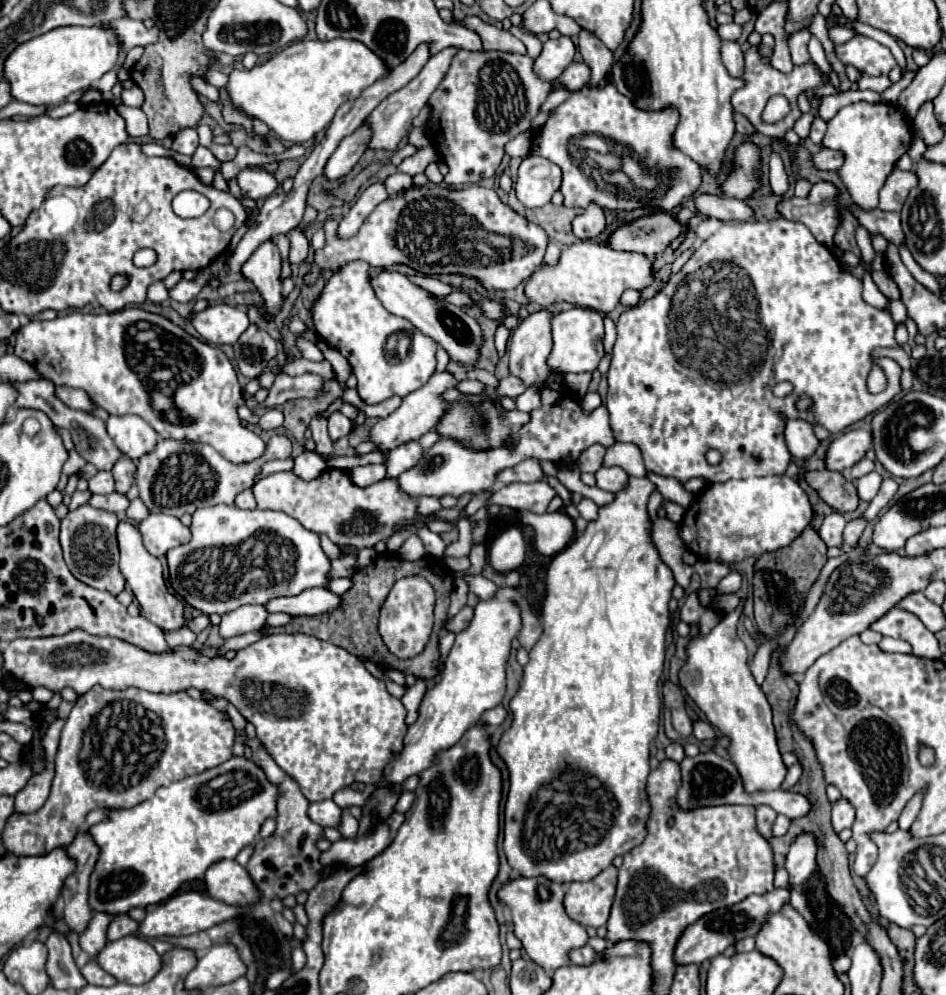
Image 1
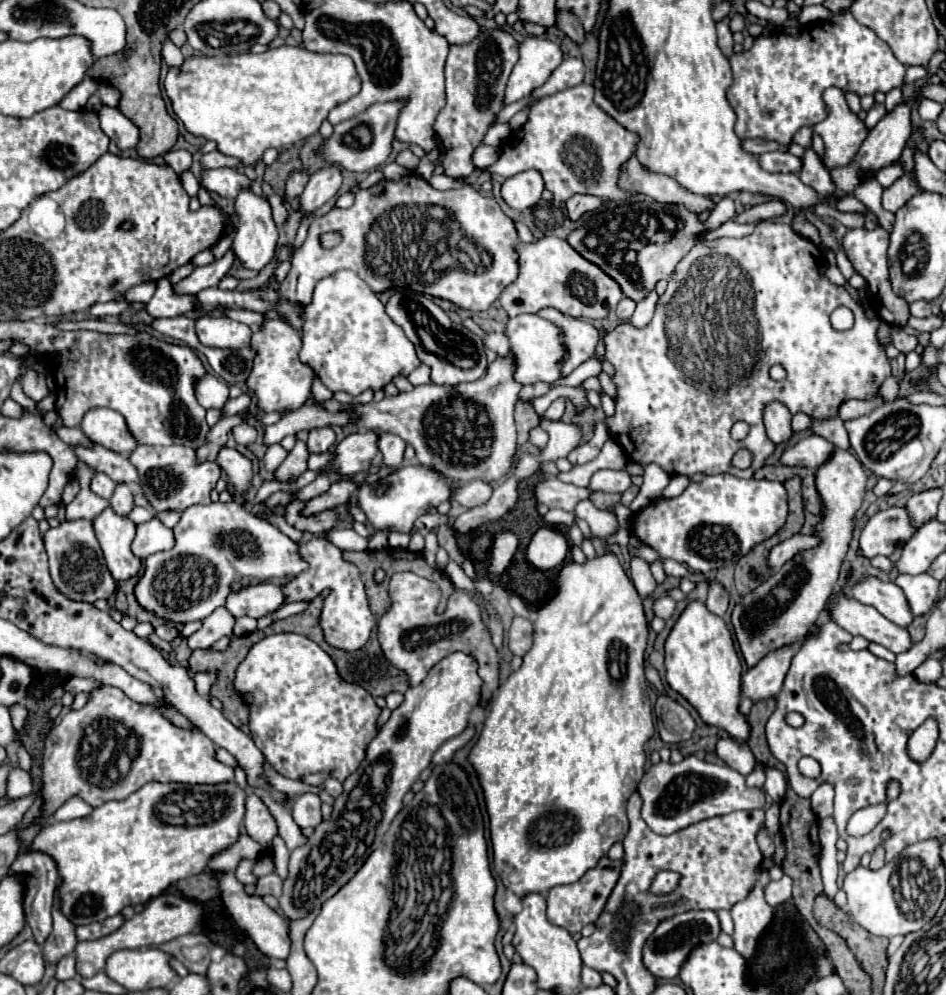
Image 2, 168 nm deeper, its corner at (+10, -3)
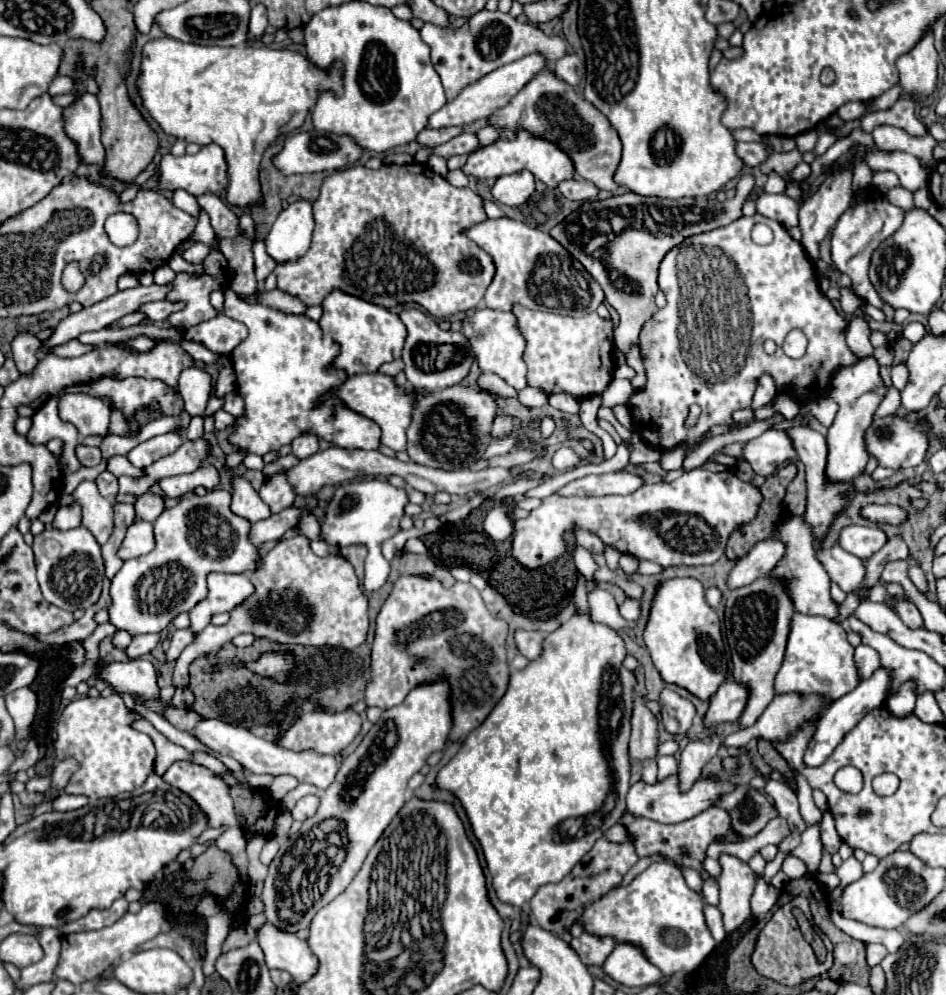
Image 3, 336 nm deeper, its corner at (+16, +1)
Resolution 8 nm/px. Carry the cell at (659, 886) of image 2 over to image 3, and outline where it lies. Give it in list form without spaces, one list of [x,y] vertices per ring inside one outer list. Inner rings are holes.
[[[658,862],[634,876],[630,884],[614,886],[584,908],[576,924],[580,924],[588,934],[600,938],[612,936],[616,942],[640,948],[648,962],[658,966],[666,976],[678,974],[686,978],[698,970],[706,956],[716,948],[716,940],[712,938],[702,914],[704,904],[704,898],[688,888],[676,864]]]

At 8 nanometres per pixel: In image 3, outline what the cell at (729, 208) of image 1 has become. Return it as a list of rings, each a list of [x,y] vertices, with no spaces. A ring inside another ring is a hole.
[[[548,64],[544,66],[544,70],[540,70],[540,74],[532,78],[532,82],[528,82],[528,86],[524,86],[524,90],[520,90],[520,94],[516,94],[516,98],[512,98],[512,102],[508,102],[508,106],[496,110],[488,118],[488,126],[498,130],[500,140],[516,138],[520,130],[528,130],[536,138],[544,138],[560,146],[560,150],[564,150],[568,158],[572,158],[574,172],[578,176],[590,180],[600,190],[618,188],[618,184],[612,180],[622,154],[622,144],[616,130],[610,126],[604,114],[600,114],[576,92],[576,88],[556,78]]]

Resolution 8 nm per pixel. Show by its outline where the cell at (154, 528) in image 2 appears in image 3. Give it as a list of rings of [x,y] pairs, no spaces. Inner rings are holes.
[[[140,520],[128,528],[128,532],[126,532],[126,536],[118,548],[118,558],[122,558],[122,560],[138,558],[138,556],[148,554],[152,548],[154,548],[152,524]]]

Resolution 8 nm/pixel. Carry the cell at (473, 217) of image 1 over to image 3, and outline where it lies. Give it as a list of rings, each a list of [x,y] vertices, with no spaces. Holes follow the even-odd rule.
[[[418,162],[408,164],[408,166],[386,164],[386,166],[378,168],[378,170],[368,170],[364,166],[348,166],[348,168],[338,170],[338,172],[334,172],[334,174],[324,178],[322,188],[320,188],[320,196],[314,202],[314,224],[316,226],[314,226],[312,246],[310,246],[310,250],[300,260],[288,262],[284,266],[276,266],[274,268],[274,274],[278,276],[278,290],[288,292],[288,294],[300,298],[306,306],[322,304],[324,298],[332,290],[344,290],[346,294],[352,294],[356,298],[362,298],[362,300],[372,302],[372,304],[382,306],[382,308],[394,308],[398,304],[418,304],[428,314],[432,314],[434,318],[442,318],[442,320],[450,318],[450,316],[456,316],[456,314],[462,314],[462,312],[468,312],[468,310],[474,310],[474,308],[478,308],[482,304],[484,292],[486,292],[488,284],[492,282],[492,278],[494,278],[494,262],[492,262],[492,258],[482,248],[478,248],[470,238],[466,238],[462,234],[462,230],[472,226],[472,224],[482,222],[482,220],[486,220],[486,214],[484,214],[480,196],[476,192],[472,192],[470,188],[456,188],[456,186],[452,186],[446,178],[436,174],[426,164],[418,164]]]

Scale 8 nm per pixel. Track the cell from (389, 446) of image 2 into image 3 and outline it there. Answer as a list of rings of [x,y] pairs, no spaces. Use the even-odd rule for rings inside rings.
[[[232,288],[224,292],[224,314],[240,320],[248,326],[250,334],[248,338],[238,344],[230,356],[232,368],[236,374],[236,392],[244,400],[244,414],[236,418],[232,432],[228,434],[228,442],[236,446],[238,450],[246,454],[266,454],[270,450],[278,450],[284,444],[290,444],[294,438],[302,434],[316,434],[318,438],[334,444],[334,446],[344,446],[348,450],[360,448],[360,450],[376,450],[380,446],[380,428],[374,424],[370,418],[364,418],[362,414],[350,410],[340,402],[336,396],[336,390],[346,382],[348,374],[344,370],[330,368],[332,362],[336,360],[336,354],[340,354],[340,346],[332,342],[332,338],[324,338],[320,324],[304,318],[304,316],[294,316],[294,314],[284,314],[272,308],[266,308],[262,304],[250,304],[244,298],[240,298]],[[324,394],[330,394],[330,398],[320,400]]]

